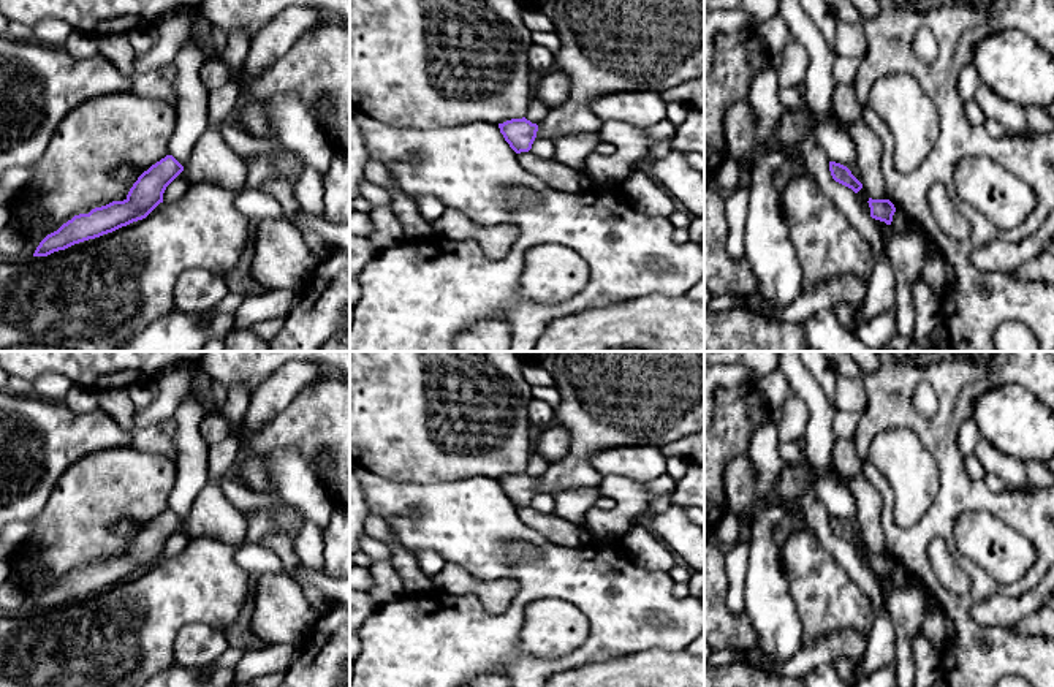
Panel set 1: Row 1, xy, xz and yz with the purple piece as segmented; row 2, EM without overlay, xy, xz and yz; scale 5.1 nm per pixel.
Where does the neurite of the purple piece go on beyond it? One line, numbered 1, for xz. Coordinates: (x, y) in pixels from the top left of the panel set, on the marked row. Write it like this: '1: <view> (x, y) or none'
1: xz (606, 46)

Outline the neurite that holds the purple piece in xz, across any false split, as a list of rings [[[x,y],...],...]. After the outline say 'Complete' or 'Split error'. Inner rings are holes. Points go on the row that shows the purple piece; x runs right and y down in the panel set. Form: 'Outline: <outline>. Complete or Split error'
Outline: [[[546,0],[540,9],[554,22],[560,40],[554,70],[568,76],[571,93],[563,104],[549,109],[538,125],[525,117],[499,123],[500,133],[516,154],[529,152],[536,136],[552,139],[597,133],[603,122],[593,112],[592,103],[600,95],[630,90],[662,93],[704,74],[704,0]]]. Split error

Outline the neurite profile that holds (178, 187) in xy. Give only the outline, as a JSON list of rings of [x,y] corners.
[[[184,171],[166,187],[165,193],[163,193],[163,203],[176,203],[179,201],[187,188],[188,188],[190,182],[187,180]]]

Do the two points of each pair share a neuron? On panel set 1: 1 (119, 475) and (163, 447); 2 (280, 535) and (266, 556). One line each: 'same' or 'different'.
1: different
2: different

